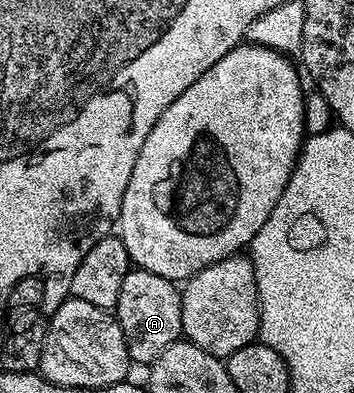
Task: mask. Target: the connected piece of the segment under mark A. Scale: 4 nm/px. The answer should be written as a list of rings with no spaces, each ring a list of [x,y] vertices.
[[[139,267],[129,268],[126,279],[122,279],[122,291],[118,291],[114,316],[128,340],[128,356],[135,364],[137,361],[143,367],[151,366],[170,343],[181,340],[184,328],[180,294],[177,282]]]

